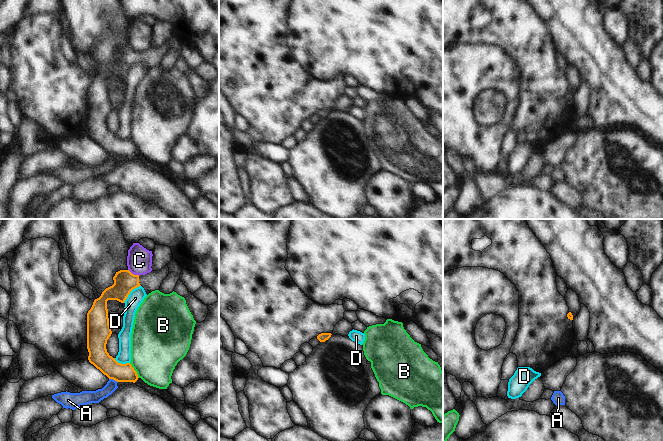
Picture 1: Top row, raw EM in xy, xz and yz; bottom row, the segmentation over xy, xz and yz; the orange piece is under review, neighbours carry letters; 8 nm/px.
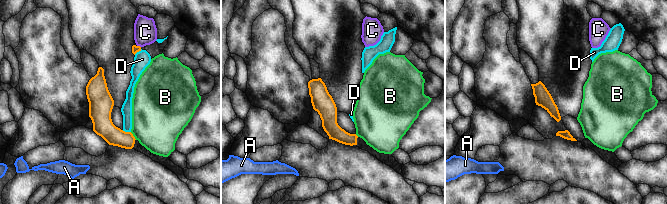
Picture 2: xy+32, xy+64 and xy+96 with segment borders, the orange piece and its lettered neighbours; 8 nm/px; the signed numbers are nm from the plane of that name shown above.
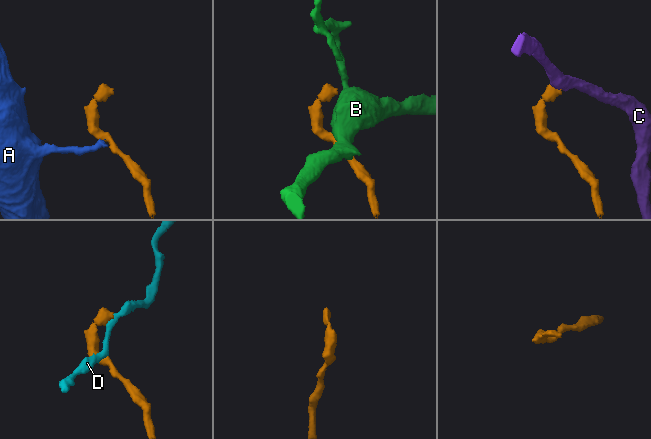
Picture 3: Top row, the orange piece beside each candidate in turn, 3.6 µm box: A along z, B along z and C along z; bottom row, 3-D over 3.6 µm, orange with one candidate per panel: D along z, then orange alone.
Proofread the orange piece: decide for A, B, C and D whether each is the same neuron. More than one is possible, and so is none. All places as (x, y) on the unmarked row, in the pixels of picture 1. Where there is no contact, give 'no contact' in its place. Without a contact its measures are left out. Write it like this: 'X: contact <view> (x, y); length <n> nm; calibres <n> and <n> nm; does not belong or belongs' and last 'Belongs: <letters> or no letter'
A: contact xy (113, 155); length 80 nm; calibres 160 and 100 nm; does not belong
B: contact xy (134, 146); length 150 nm; calibres 150 and 420 nm; does not belong
C: contact xy (133, 50); length 110 nm; calibres 180 and 200 nm; does not belong
D: contact xy (130, 67); length 200 nm; calibres 180 and 120 nm; does not belong
Belongs: no letter

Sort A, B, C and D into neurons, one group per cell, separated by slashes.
A / B / C / D

